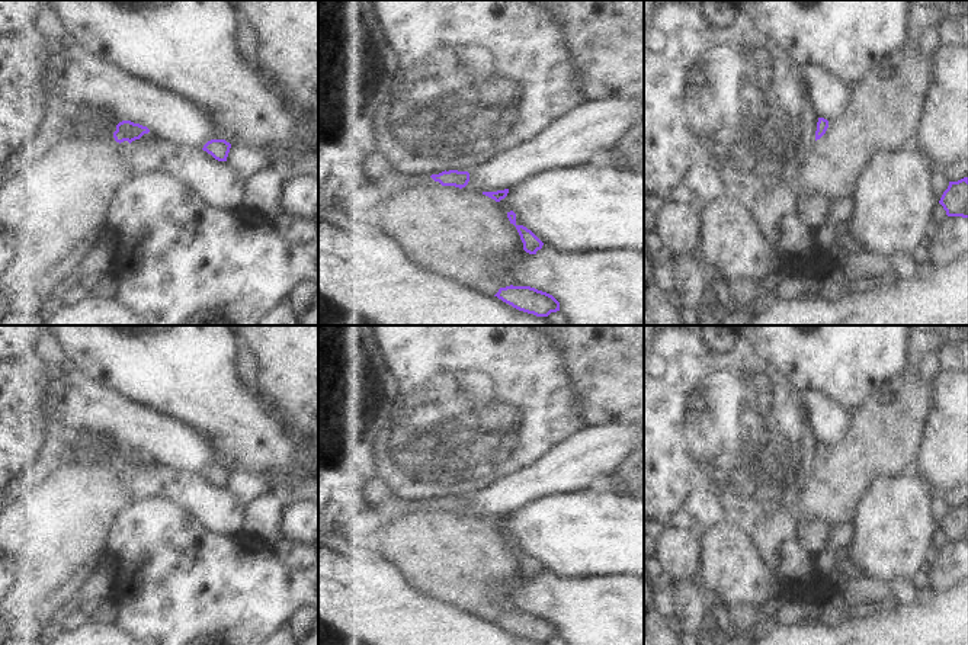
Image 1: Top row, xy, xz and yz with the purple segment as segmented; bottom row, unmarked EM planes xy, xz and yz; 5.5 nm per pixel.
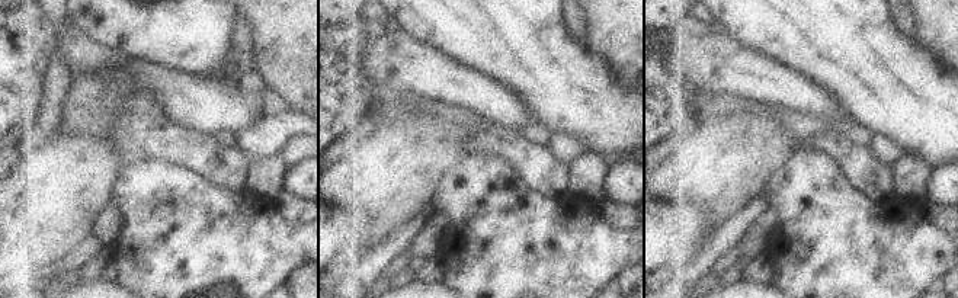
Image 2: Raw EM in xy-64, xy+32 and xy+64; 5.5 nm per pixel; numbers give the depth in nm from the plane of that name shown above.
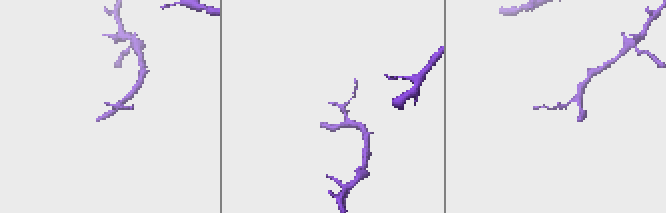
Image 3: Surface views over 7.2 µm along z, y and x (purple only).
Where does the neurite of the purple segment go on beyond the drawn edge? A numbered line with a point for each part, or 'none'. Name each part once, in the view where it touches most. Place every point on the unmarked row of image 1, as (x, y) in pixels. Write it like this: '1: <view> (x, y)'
none

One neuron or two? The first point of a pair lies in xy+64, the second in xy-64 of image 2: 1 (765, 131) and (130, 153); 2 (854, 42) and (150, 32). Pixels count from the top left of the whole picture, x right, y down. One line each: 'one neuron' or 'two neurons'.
1: two neurons
2: one neuron

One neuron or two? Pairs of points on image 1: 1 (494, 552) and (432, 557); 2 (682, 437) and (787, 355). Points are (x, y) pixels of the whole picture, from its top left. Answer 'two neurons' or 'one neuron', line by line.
1: one neuron
2: two neurons

